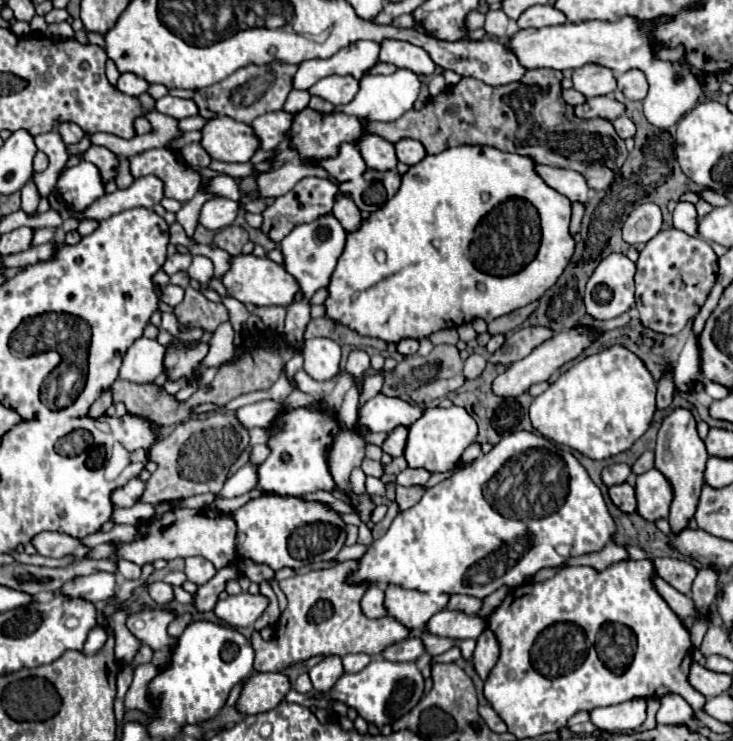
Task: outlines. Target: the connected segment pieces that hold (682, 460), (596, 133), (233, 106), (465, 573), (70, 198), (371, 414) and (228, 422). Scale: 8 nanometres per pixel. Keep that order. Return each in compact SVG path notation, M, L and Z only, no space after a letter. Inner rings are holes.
M674 409L664 421L658 431L658 443L656 443L656 467L666 475L666 479L672 483L674 499L670 507L670 525L674 531L680 531L686 527L688 519L694 515L698 505L698 495L704 485L704 469L706 469L708 453L704 441L696 433L696 421L688 409Z
M534 69L526 71L524 77L516 83L492 87L472 77L462 77L458 85L444 89L440 95L432 97L422 109L410 109L400 119L392 123L368 123L368 131L396 143L400 139L416 139L426 147L426 153L440 153L458 145L488 145L506 153L518 153L534 159L536 163L562 167L578 171L586 177L586 183L592 189L608 189L622 169L628 151L624 139L618 137L616 129L606 119L580 119L574 113L574 107L562 99L562 79L564 75L554 69Z
M270 63L262 67L248 65L216 85L198 89L192 99L200 109L208 109L216 115L226 115L242 123L252 123L260 115L284 109L284 103L292 91L292 77L296 69L298 69L296 65L280 65L280 63Z
M516 431L510 433L510 435L504 437L500 443L496 443L492 447L490 453L486 453L484 457L478 457L474 463L470 463L468 467L452 473L448 479L440 481L438 485L430 487L424 497L410 509L406 511L400 511L396 515L396 519L392 521L390 529L386 531L384 537L380 537L378 541L372 541L368 553L360 559L360 569L358 573L352 577L354 581L368 581L370 585L372 583L378 583L378 581L384 581L384 583L396 583L400 587L406 587L406 589L418 589L418 591L426 591L426 593L464 593L464 595L472 595L472 597L478 597L478 599L484 599L492 593L496 593L500 587L518 587L522 585L528 577L532 577L536 571L540 569L546 569L546 567L562 567L566 563L568 557L562 557L558 553L558 545L570 545L572 547L572 557L574 555L586 555L586 553L594 553L594 551L602 551L606 547L608 541L612 541L616 535L616 523L614 523L614 517L610 515L608 507L606 507L606 501L604 501L604 495L602 491L598 489L598 485L590 479L588 471L580 465L580 461L562 451L554 441L542 437L542 435L536 435L536 433L530 433L530 431ZM546 455L560 455L560 465L566 465L568 467L568 475L570 475L570 481L568 481L568 497L564 501L564 505L560 505L558 509L550 511L546 515L546 505L540 503L540 493L544 491L544 483L542 483L542 477L544 477L544 469L546 469Z
M82 161L58 177L56 193L68 209L84 211L90 203L104 195L104 185L100 181L98 169L92 163Z
M376 395L360 411L360 425L366 425L370 431L392 431L396 425L410 427L422 415L422 407L406 403L402 399Z
M214 411L204 419L188 419L176 425L168 437L150 449L150 461L156 461L158 469L146 481L146 491L140 501L160 505L208 491L220 491L230 465L234 465L240 453L248 449L248 441L248 429L238 423L236 413L226 415L222 411Z

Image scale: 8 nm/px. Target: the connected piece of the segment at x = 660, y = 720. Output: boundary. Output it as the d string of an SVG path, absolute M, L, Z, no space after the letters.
M666 695L660 699L660 709L656 713L656 723L664 725L664 723L686 723L692 725L696 721L696 713L690 707L688 701L684 701L680 695Z

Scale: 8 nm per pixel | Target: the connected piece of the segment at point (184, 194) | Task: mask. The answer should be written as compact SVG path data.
M148 149L128 157L130 173L134 179L156 175L164 185L164 193L170 199L186 203L194 197L200 187L200 173L194 171L180 155L172 149Z

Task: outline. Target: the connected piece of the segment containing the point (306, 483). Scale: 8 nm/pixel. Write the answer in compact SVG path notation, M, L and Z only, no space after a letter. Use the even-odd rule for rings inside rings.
M296 409L292 413L282 413L272 425L272 439L268 441L272 453L258 469L260 487L264 491L288 495L308 495L318 489L332 491L334 481L326 465L326 447L332 445L332 439L338 433L338 429L340 427L334 415L328 411ZM284 453L288 455L288 461L282 459Z

